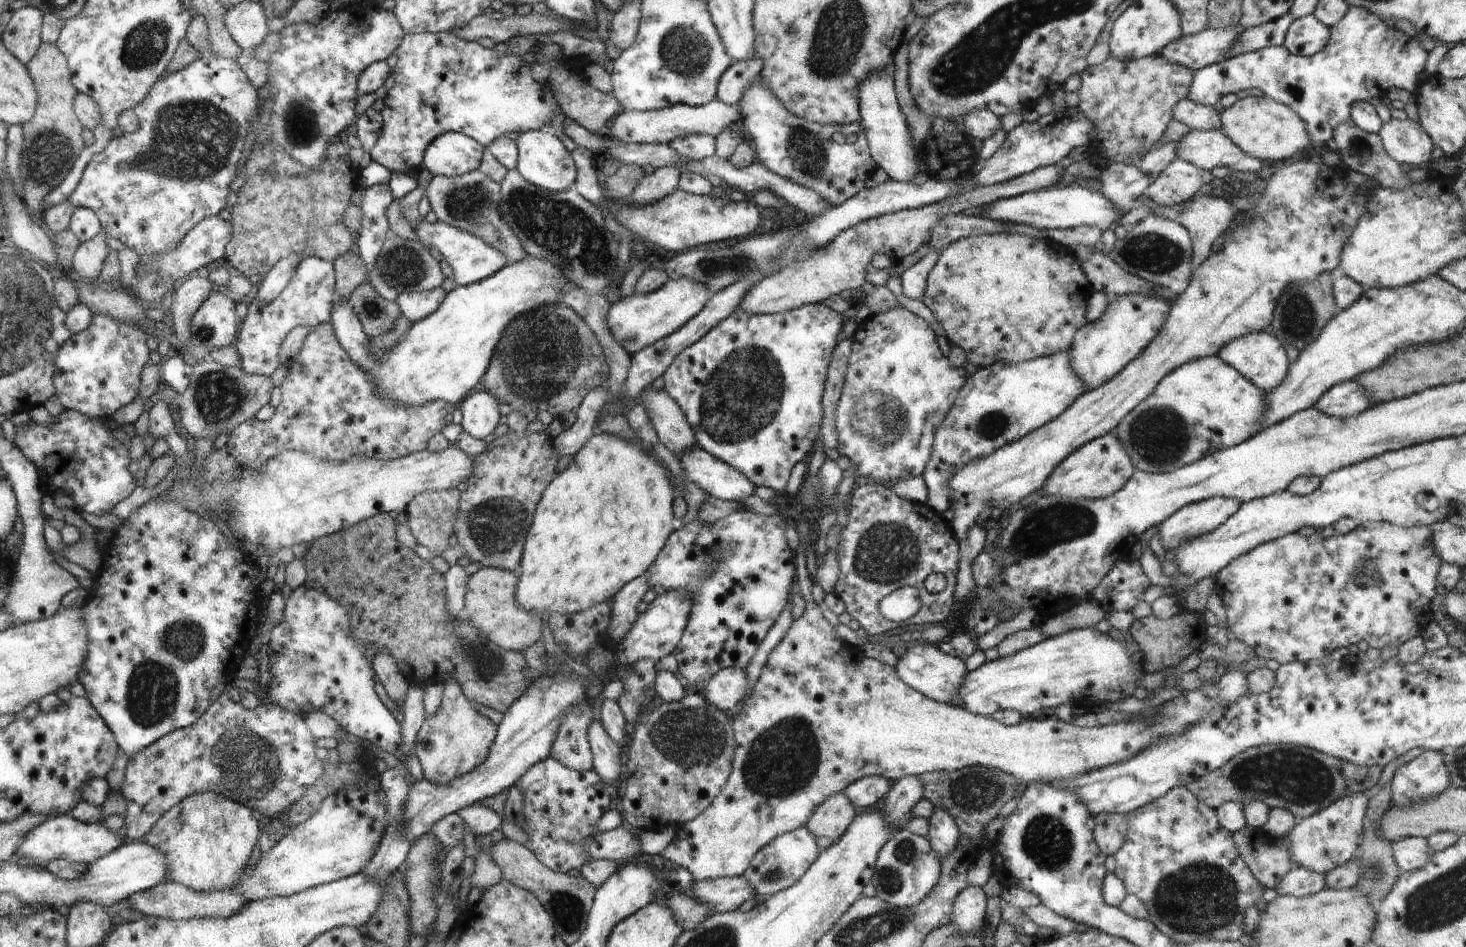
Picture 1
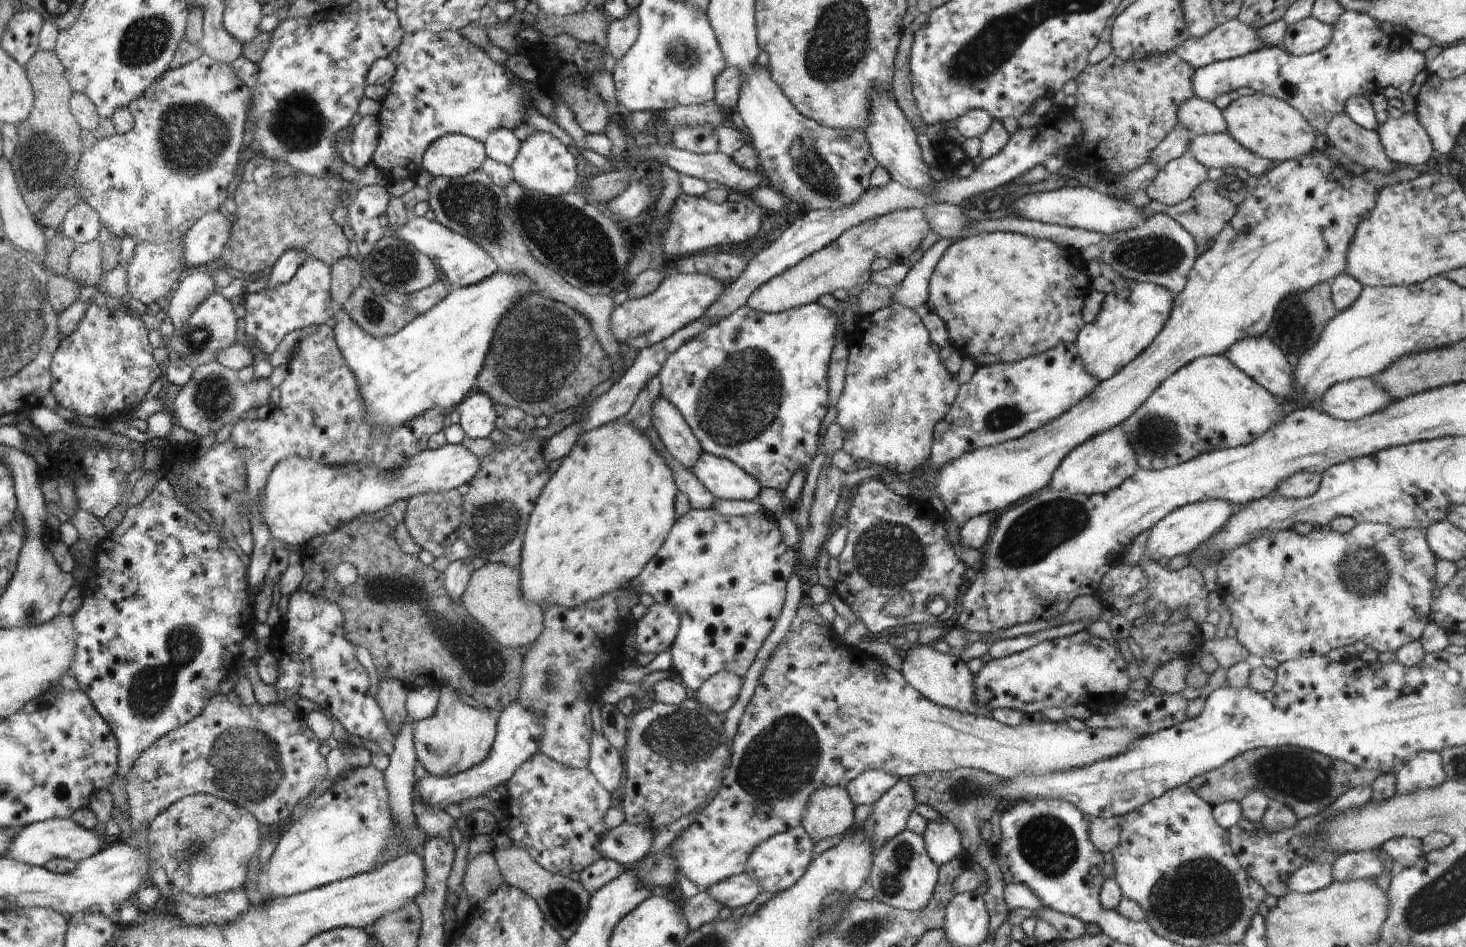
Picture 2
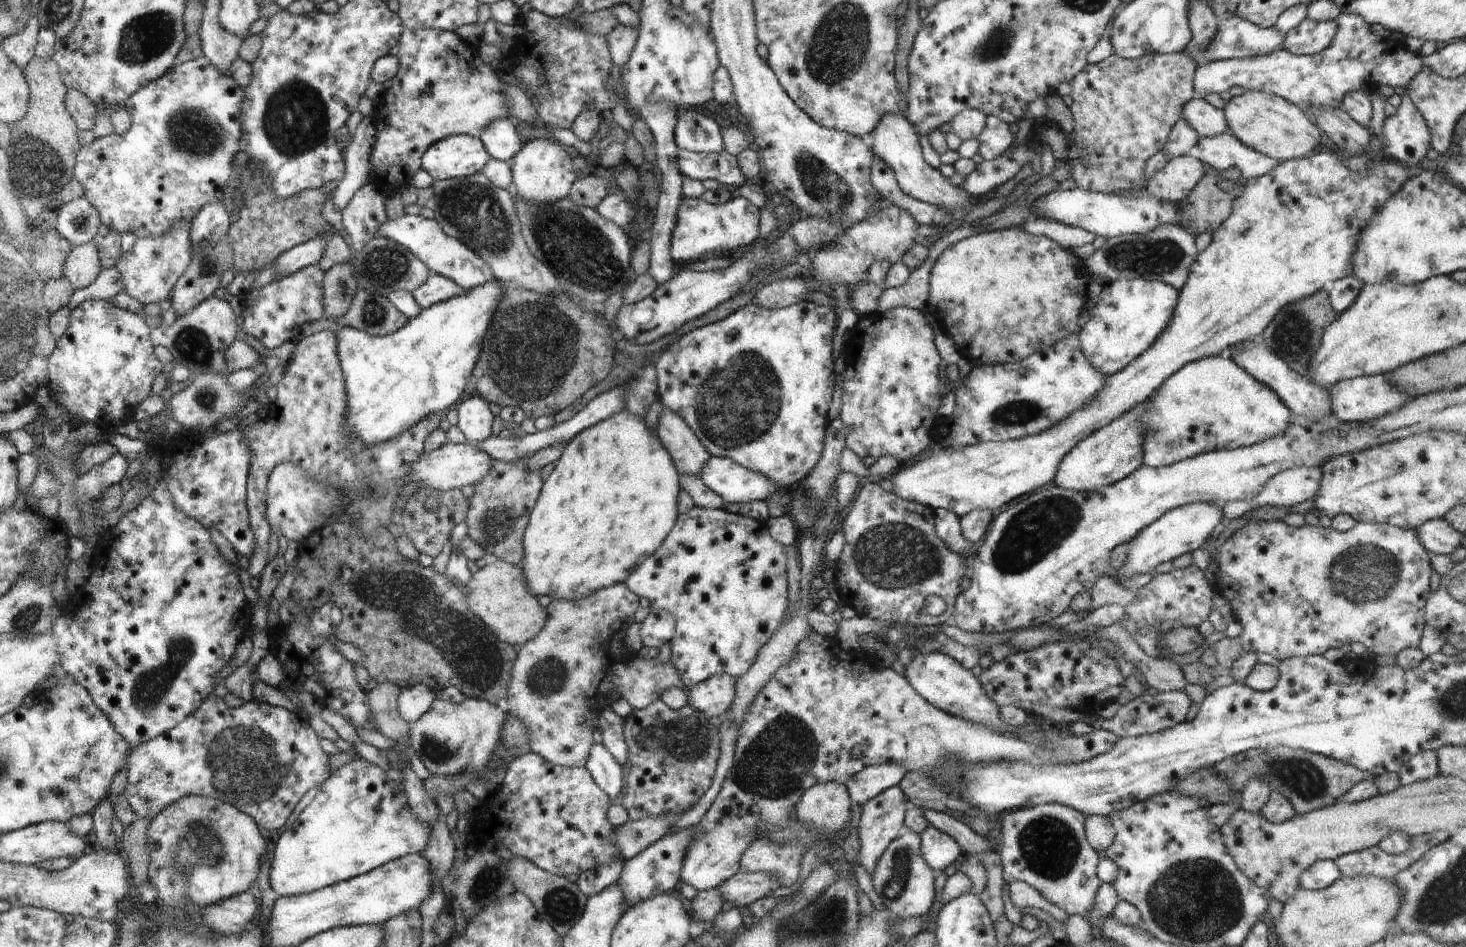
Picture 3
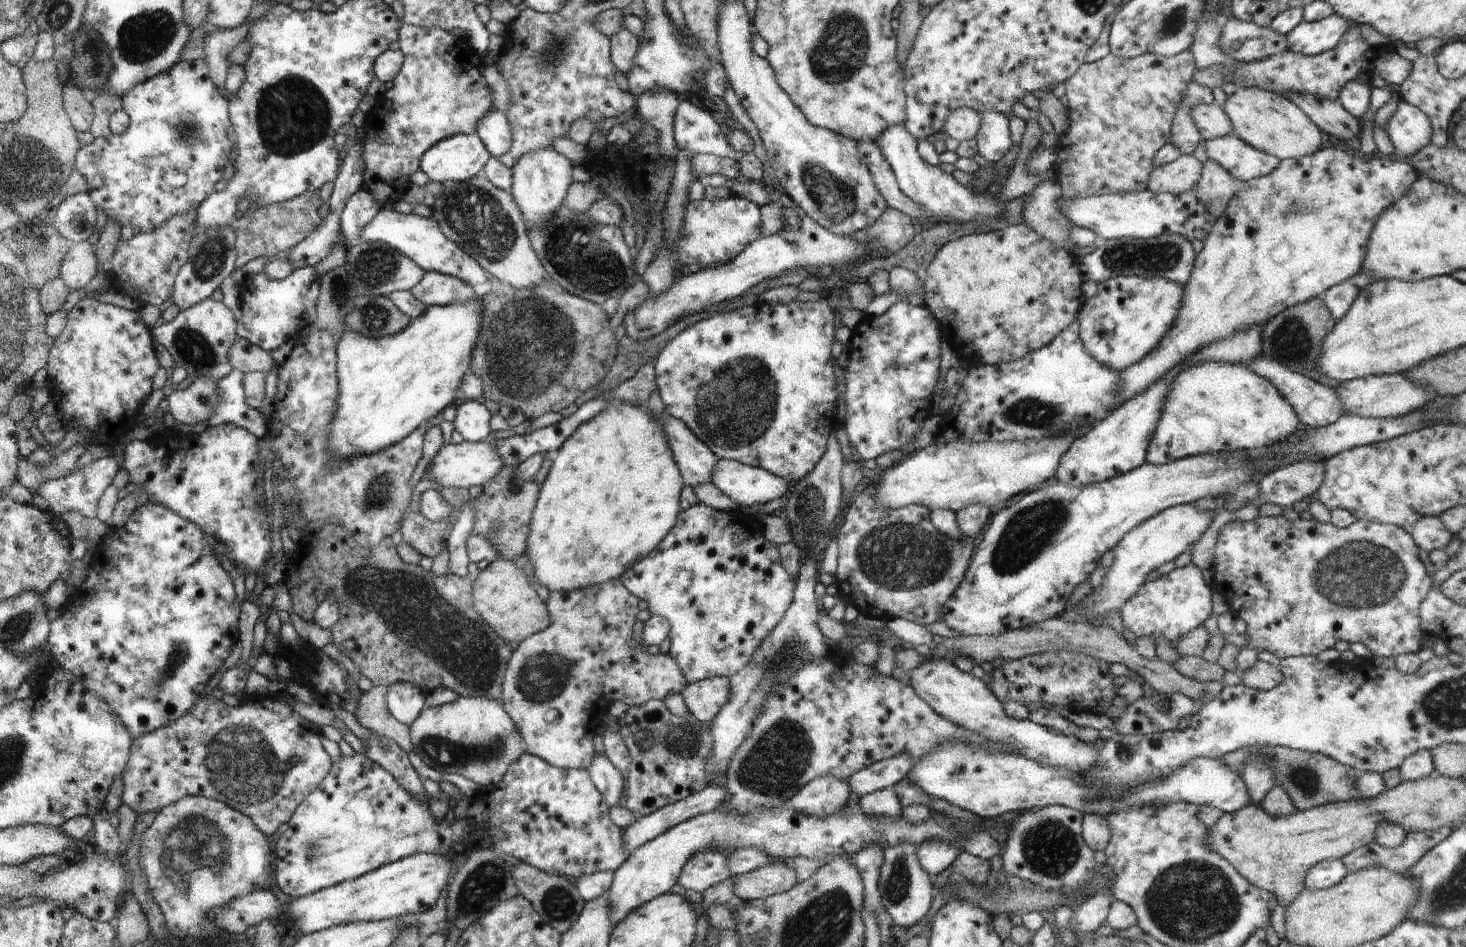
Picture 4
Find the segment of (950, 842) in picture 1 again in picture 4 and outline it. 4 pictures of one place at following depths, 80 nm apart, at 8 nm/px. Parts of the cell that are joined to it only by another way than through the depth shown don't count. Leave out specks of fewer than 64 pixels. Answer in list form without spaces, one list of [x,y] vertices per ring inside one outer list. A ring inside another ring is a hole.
[[[928,840],[928,842],[920,844],[916,850],[916,856],[920,868],[934,877],[949,868],[961,852],[957,846],[952,846],[948,842]]]

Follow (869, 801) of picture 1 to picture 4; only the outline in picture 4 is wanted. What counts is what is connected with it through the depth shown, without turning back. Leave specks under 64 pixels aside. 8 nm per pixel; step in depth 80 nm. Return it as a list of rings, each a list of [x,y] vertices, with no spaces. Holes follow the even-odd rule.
[[[902,752],[852,774],[846,782],[854,794],[862,797],[878,790],[891,789],[906,777],[912,766],[910,754]]]

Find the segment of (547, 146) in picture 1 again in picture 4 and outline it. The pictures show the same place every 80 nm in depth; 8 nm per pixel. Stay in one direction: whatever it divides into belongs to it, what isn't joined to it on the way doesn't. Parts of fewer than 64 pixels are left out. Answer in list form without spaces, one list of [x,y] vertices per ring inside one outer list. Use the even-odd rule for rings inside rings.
[[[554,146],[528,152],[517,160],[515,167],[511,168],[511,174],[512,186],[509,192],[518,202],[528,229],[532,224],[536,224],[536,228],[542,227],[548,218],[552,218],[552,214],[563,205],[572,184],[572,166],[565,156],[556,152]]]

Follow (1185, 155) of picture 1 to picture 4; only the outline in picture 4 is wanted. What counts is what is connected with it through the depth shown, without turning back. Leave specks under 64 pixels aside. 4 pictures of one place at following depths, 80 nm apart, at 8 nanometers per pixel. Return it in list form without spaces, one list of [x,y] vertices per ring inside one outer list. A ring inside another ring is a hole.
[[[1234,134],[1204,141],[1206,156],[1220,164],[1235,180],[1245,183],[1273,172],[1281,160],[1256,150]]]

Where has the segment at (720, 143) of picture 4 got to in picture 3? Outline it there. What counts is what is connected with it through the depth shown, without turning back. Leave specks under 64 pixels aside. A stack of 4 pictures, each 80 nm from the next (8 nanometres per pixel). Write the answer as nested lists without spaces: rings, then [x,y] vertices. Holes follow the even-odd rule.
[[[693,108],[682,109],[675,125],[675,142],[679,150],[718,154],[724,151],[722,130],[716,122]]]

